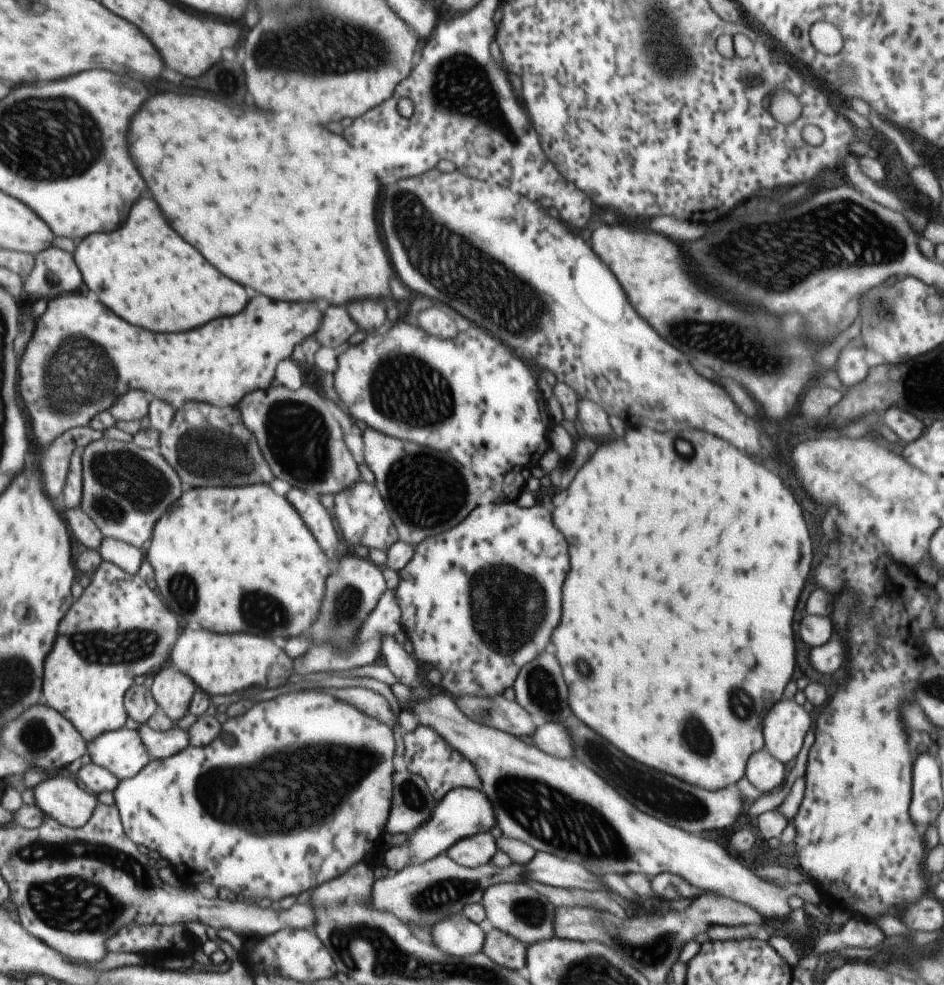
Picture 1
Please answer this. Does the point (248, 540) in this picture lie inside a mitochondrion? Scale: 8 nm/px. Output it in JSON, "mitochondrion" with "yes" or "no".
{"mitochondrion":"no"}

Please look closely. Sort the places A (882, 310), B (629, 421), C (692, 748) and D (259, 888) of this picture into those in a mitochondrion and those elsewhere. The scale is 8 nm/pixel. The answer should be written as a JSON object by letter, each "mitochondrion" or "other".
{"A":"mitochondrion","B":"other","C":"mitochondrion","D":"other"}

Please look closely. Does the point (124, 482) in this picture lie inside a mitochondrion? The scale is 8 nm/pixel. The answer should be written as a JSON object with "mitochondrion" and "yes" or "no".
{"mitochondrion":"yes"}

